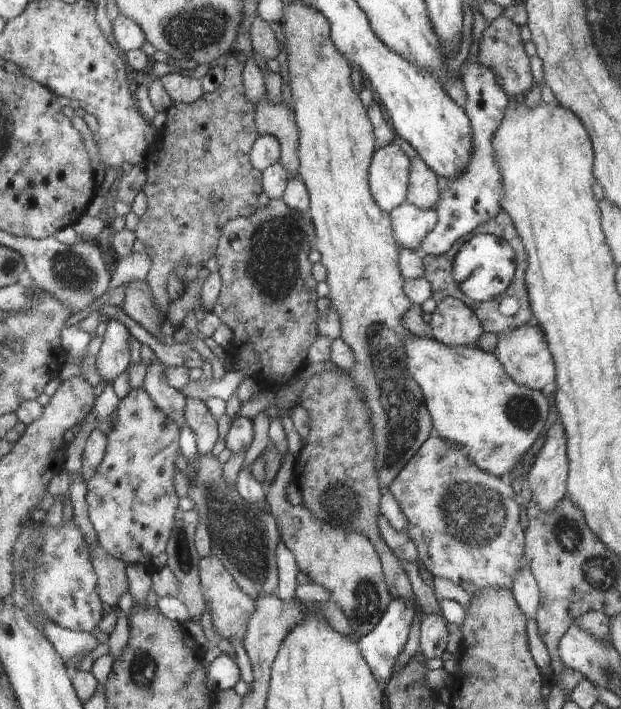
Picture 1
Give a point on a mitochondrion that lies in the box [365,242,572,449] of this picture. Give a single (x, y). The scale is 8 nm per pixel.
(522, 412)

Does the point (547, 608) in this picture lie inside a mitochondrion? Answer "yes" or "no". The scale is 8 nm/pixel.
no

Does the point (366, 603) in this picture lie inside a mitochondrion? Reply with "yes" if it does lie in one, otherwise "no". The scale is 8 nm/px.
yes

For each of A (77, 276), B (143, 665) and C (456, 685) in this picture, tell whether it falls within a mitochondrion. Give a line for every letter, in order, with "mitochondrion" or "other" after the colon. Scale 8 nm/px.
A: mitochondrion
B: mitochondrion
C: other

